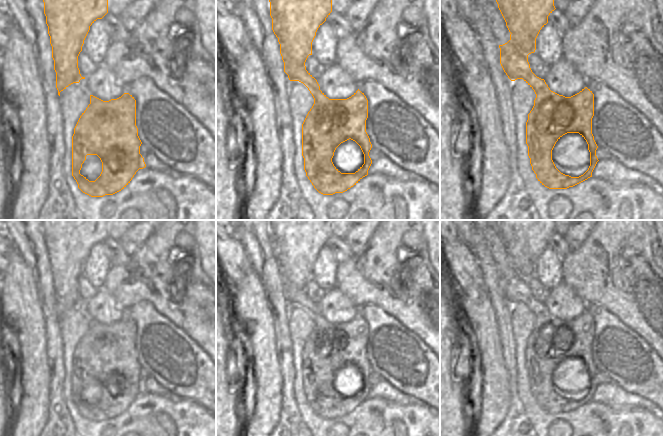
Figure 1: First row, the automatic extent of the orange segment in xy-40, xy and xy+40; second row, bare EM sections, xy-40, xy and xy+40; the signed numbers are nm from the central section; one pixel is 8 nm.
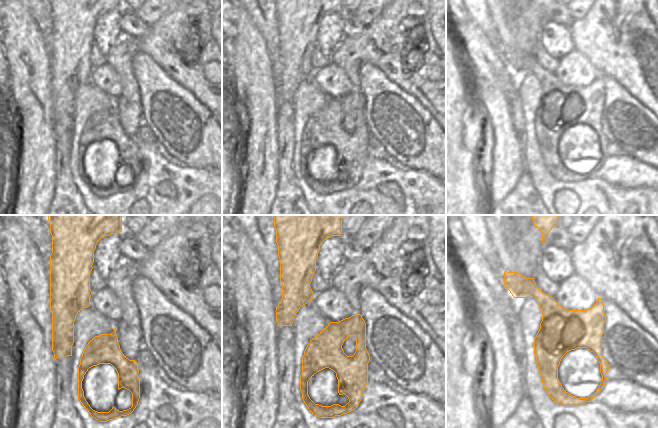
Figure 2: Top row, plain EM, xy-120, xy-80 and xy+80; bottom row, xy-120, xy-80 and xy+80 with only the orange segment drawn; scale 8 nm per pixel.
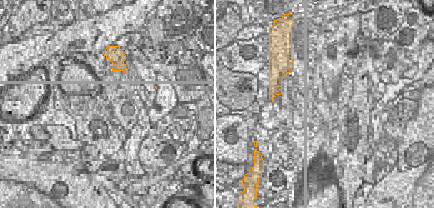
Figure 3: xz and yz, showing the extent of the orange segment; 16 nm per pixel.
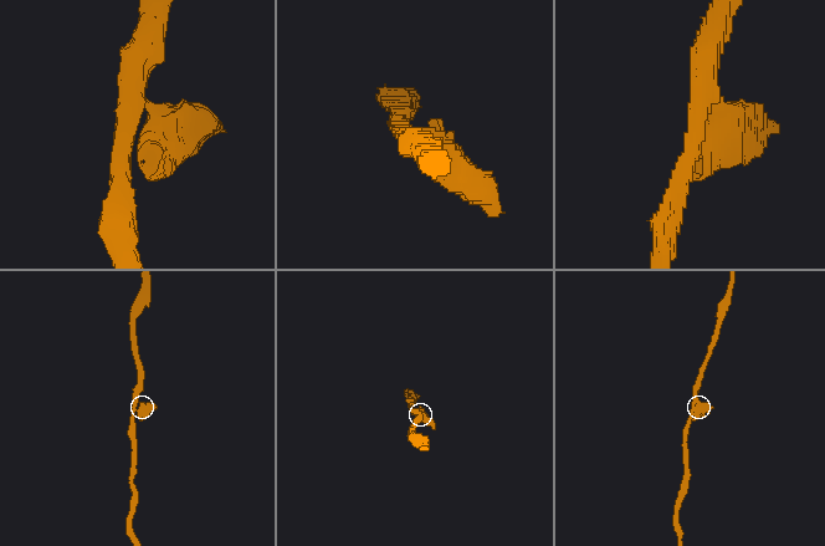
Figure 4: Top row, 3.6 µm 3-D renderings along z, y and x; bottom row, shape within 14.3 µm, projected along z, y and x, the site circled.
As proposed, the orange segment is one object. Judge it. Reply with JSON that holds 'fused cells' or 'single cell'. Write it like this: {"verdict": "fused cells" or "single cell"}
{"verdict": "fused cells"}

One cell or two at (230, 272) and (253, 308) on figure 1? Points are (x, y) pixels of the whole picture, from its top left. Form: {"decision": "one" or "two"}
{"decision": "two"}

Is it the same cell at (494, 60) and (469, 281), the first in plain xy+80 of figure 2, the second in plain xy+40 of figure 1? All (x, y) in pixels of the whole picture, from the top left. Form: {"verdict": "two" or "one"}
{"verdict": "one"}

